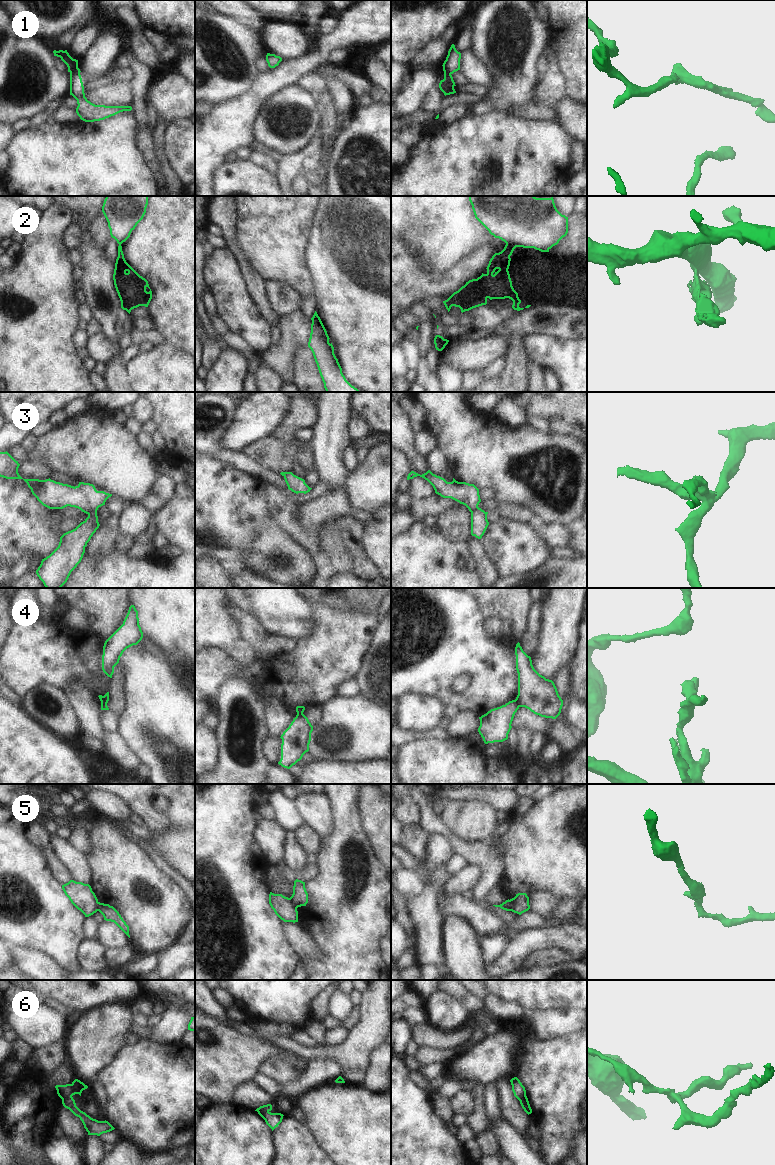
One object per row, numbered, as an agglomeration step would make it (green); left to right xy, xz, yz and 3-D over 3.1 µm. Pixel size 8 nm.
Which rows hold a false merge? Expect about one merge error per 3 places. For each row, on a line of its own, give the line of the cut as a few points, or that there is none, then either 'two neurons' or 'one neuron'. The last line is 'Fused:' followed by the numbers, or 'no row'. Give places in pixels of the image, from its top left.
1: no cut | one neuron
2: yz (506, 243), (518, 246) | two neurons
3: xy (96, 510), (87, 513) | two neurons
4: yz (515, 699), (520, 706) | two neurons
5: xz (289, 898), (296, 908) | two neurons
6: xy (71, 1084), (74, 1094) | two neurons
Fused: 2, 3, 4, 5, 6

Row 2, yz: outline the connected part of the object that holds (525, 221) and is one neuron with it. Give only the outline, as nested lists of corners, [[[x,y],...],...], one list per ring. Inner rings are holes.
[[[469,196],[469,201],[475,218],[491,235],[507,245],[549,252],[568,233],[568,217],[557,210],[553,197]]]

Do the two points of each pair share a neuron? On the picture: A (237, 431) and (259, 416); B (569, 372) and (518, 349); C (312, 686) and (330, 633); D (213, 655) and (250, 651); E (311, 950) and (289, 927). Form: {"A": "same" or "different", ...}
{"A": "same", "B": "different", "C": "same", "D": "different", "E": "same"}

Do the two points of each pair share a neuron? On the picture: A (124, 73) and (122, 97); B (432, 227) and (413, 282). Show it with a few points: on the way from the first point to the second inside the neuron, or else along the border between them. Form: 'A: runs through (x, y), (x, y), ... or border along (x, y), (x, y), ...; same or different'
A: border along (113, 81), (129, 82); different
B: border along (405, 243), (416, 252), (425, 265), (440, 274); different

